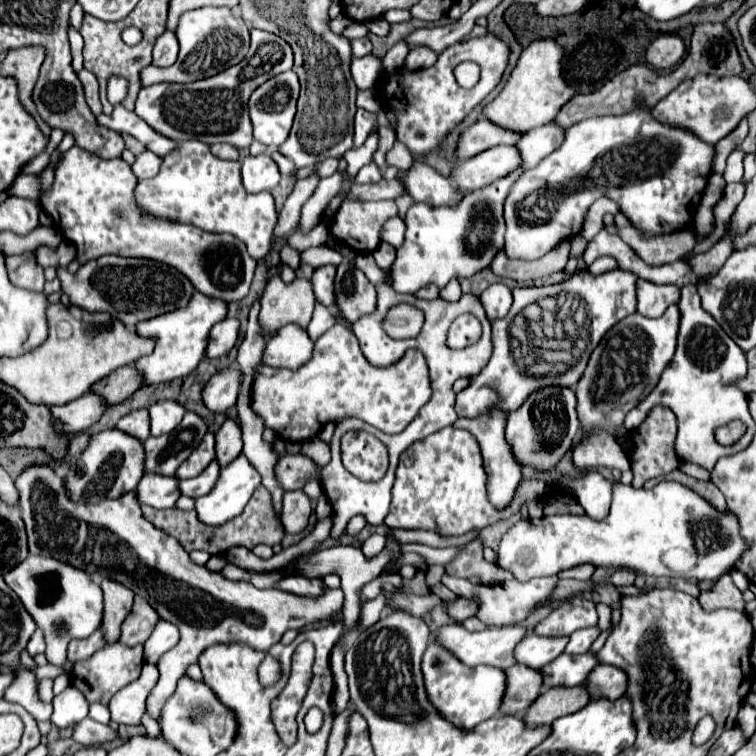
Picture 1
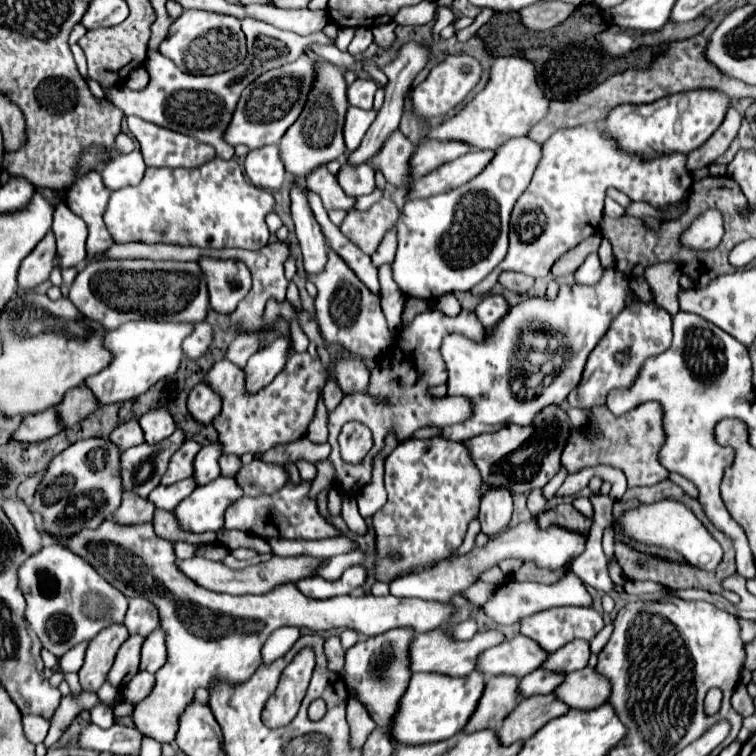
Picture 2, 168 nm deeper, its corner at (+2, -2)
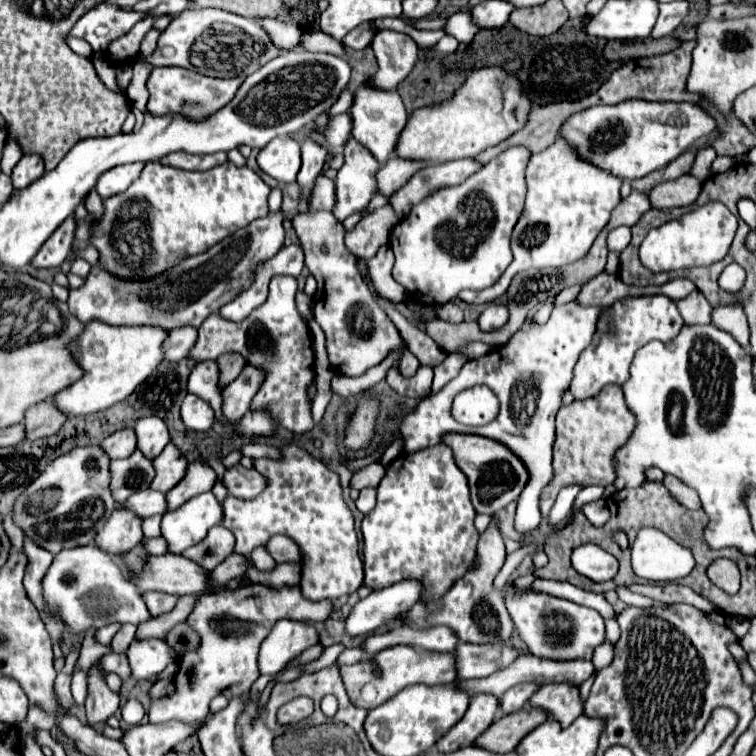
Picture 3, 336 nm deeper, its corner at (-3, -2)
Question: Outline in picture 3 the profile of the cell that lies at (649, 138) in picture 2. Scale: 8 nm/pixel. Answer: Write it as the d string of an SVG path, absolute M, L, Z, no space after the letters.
M626 100L616 106L592 106L564 120L558 136L564 138L580 160L594 164L622 180L638 180L666 168L688 146L700 142L716 128L716 122L690 102Z

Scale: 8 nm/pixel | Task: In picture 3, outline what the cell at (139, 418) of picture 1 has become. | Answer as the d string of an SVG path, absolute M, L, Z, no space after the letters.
M132 428L116 430L114 434L110 434L108 438L102 440L100 448L106 452L106 456L108 456L110 460L128 458L128 456L136 450L136 434L134 434Z

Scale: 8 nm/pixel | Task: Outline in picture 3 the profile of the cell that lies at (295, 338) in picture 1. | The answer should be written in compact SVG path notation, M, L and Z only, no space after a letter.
M246 366L242 374L222 390L222 418L226 424L236 424L248 412L250 398L256 394L256 388L260 388L262 376L258 368Z

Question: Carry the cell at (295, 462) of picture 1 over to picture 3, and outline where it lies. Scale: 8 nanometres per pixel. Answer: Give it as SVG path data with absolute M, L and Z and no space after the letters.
M238 464L224 472L222 484L226 486L230 496L240 500L250 500L264 490L264 476L260 476L254 468L244 468Z

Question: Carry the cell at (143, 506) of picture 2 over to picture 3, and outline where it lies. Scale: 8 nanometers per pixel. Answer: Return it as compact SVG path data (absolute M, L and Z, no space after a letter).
M116 510L108 522L96 532L94 542L98 548L112 556L124 556L142 540L142 520L132 512Z

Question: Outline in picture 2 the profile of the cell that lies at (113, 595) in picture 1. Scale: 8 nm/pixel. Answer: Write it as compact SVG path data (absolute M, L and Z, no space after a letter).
M111 624L103 628L87 646L85 664L79 670L79 684L87 692L97 692L115 660L117 650L129 638L125 624Z

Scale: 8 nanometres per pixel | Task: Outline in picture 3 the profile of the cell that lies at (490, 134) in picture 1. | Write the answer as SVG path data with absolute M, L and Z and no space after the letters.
M400 158L386 160L384 164L380 164L380 170L376 172L376 192L382 196L390 196L424 166L426 164L414 160L400 160Z

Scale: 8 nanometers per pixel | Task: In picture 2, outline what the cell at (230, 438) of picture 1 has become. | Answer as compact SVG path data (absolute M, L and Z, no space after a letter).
M211 442L201 448L201 452L195 458L195 480L201 484L207 484L209 480L215 480L221 470L219 470L219 458L223 456L223 444L221 442Z

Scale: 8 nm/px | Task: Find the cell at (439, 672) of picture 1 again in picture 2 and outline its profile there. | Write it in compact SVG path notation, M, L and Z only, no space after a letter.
M479 670L461 678L437 672L417 672L411 676L403 704L395 714L391 736L403 744L447 740L467 726L469 718L477 710L477 702L483 696L483 690L485 690L485 674Z

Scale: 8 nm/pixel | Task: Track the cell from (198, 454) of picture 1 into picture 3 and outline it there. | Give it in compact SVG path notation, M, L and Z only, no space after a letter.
M170 442L162 450L162 454L158 458L154 458L156 476L150 482L150 488L158 490L158 492L168 492L184 478L186 468L188 468L188 462L184 460L184 456L180 456L180 450Z

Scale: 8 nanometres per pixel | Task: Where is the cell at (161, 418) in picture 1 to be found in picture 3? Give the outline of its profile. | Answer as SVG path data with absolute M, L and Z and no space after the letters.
M156 416L138 420L134 426L134 432L136 432L136 440L138 440L138 450L150 460L156 458L164 450L164 446L170 442L166 424L156 420Z

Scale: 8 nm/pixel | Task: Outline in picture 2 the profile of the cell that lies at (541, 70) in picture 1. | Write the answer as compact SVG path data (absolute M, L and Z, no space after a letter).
M519 56L497 58L493 62L491 80L487 88L481 94L477 94L457 116L433 128L429 138L435 140L455 138L479 150L497 150L501 144L505 144L511 138L527 136L527 132L547 114L547 110L549 110L549 98L543 94L541 86L537 84L535 64Z

